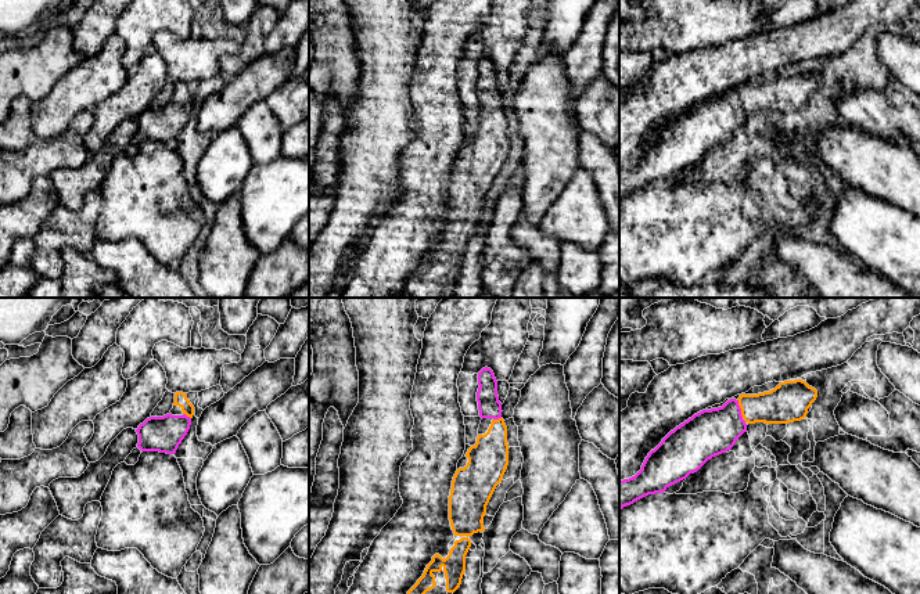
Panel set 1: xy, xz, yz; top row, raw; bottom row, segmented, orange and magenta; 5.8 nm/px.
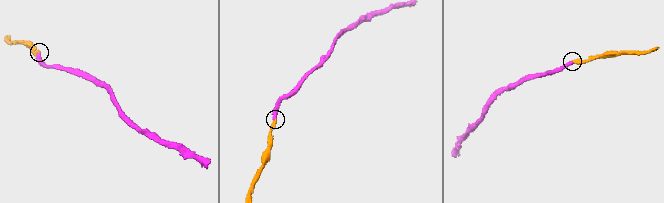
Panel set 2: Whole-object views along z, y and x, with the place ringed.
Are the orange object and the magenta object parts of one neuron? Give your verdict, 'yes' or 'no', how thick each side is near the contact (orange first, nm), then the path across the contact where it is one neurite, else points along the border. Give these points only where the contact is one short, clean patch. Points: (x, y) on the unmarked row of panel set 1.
yes | 220/280 nm | across yz (783, 94), (773, 97), (740, 97), (715, 121), (710, 122)

